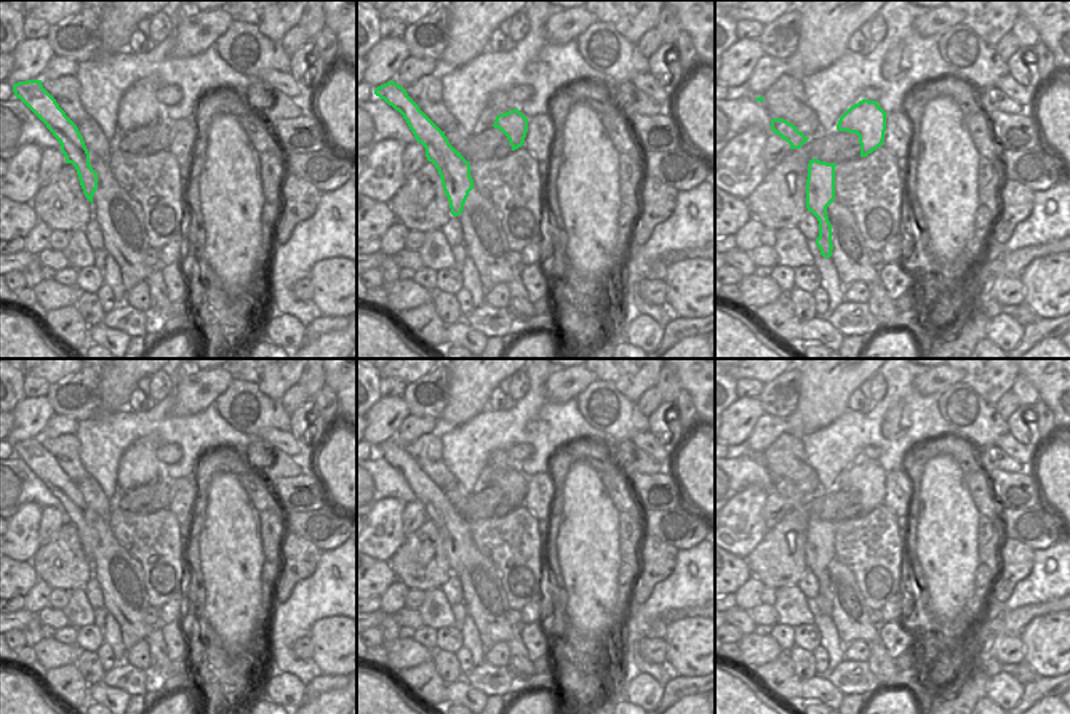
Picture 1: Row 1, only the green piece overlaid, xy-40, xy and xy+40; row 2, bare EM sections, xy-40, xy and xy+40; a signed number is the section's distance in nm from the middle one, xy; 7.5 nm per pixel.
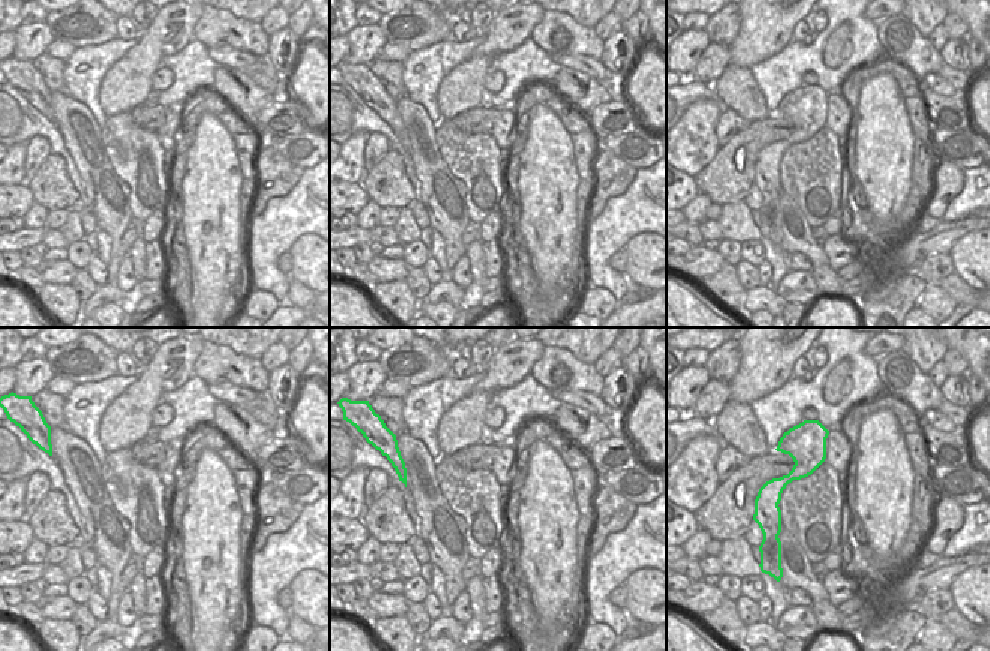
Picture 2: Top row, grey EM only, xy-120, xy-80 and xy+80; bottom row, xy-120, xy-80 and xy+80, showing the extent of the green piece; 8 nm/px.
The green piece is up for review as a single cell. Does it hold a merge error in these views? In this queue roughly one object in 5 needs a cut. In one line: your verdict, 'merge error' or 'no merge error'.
no merge error

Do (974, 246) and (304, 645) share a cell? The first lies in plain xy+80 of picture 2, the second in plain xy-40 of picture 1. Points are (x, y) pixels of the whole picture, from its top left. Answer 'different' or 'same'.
different

